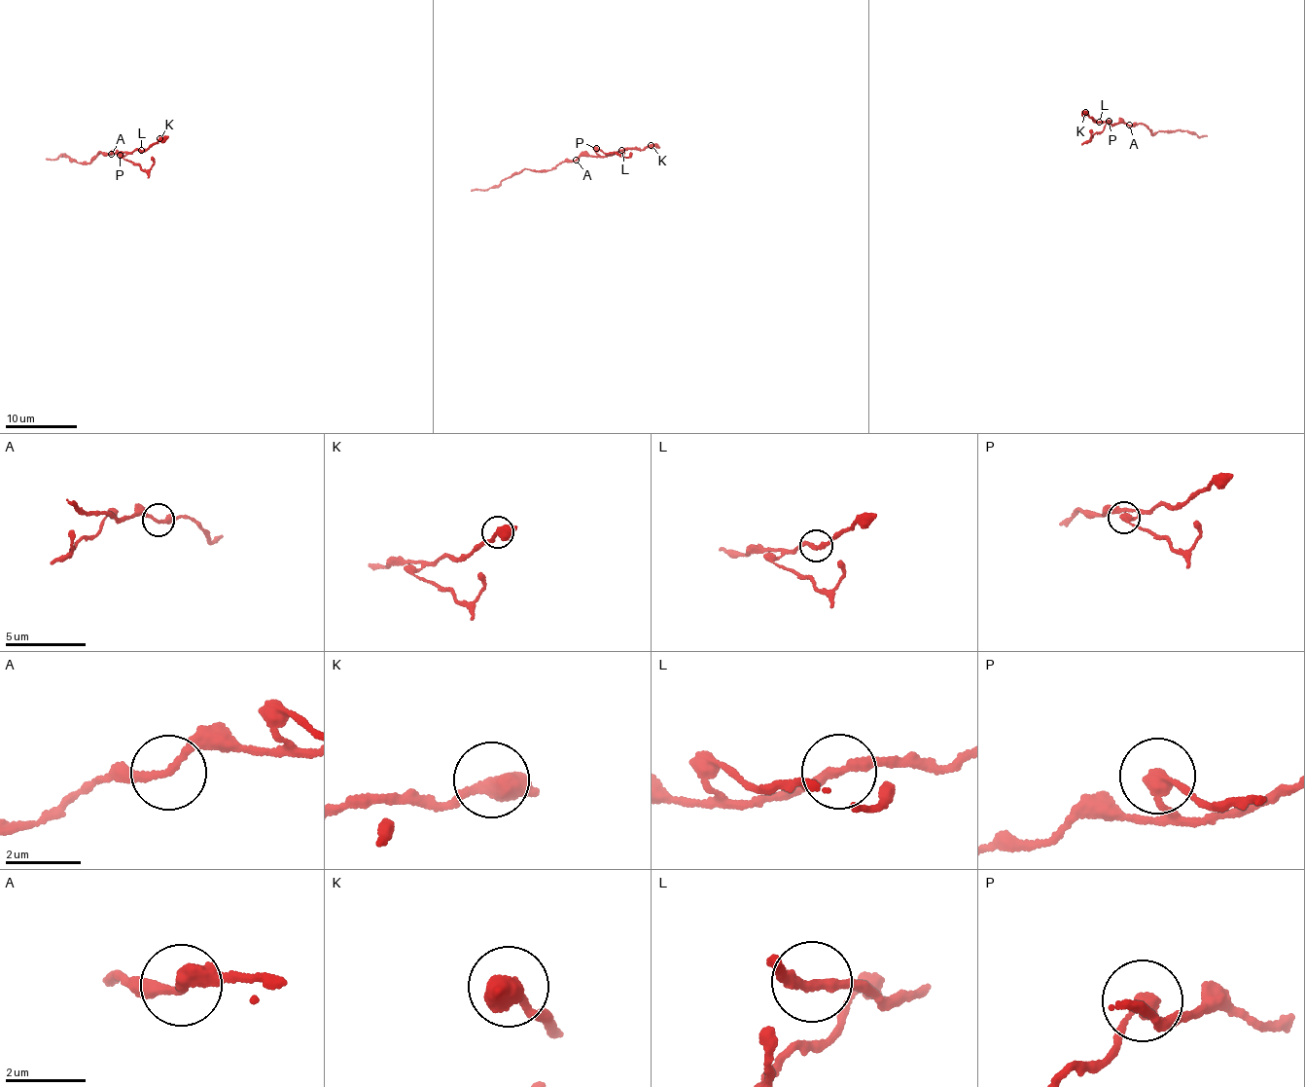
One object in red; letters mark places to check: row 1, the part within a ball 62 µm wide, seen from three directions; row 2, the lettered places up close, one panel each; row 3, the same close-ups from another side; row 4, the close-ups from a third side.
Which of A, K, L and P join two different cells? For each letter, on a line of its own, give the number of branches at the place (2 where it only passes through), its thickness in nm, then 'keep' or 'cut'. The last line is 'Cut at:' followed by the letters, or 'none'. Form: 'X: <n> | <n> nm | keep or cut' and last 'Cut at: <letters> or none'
A: 2 | 180 nm | keep
K: 2 | 440 nm | keep
L: 2 | 240 nm | keep
P: 2 | 300 nm | cut
Cut at: P

